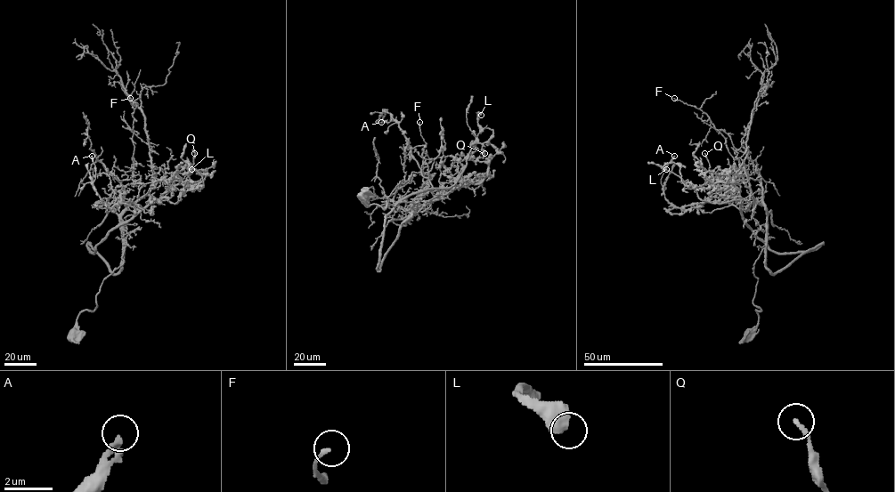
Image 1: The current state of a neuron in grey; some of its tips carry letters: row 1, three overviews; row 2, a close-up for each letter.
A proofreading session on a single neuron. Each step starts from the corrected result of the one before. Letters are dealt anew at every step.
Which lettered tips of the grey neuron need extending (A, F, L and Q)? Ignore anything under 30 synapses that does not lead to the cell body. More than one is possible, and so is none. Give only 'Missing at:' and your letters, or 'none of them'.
Missing at: none of them

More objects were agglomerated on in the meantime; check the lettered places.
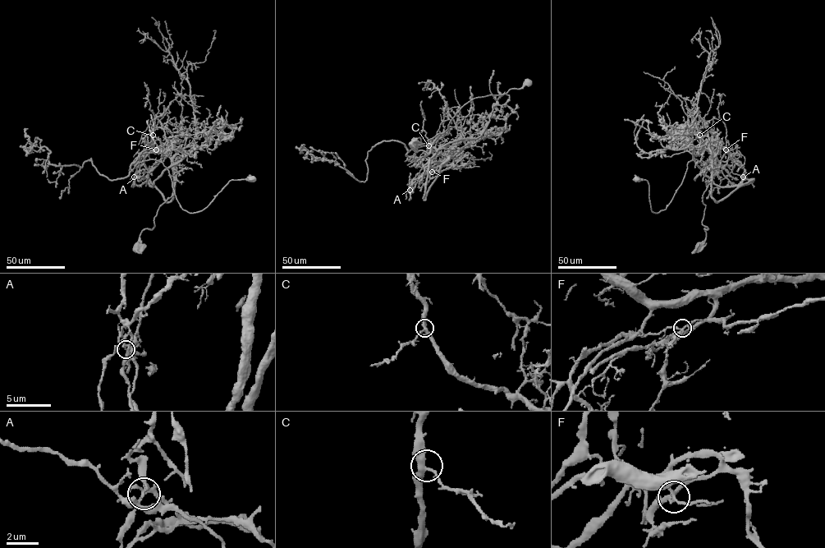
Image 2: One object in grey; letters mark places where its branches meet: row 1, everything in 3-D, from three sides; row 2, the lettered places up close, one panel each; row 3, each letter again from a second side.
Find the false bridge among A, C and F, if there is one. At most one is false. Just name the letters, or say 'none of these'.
A

